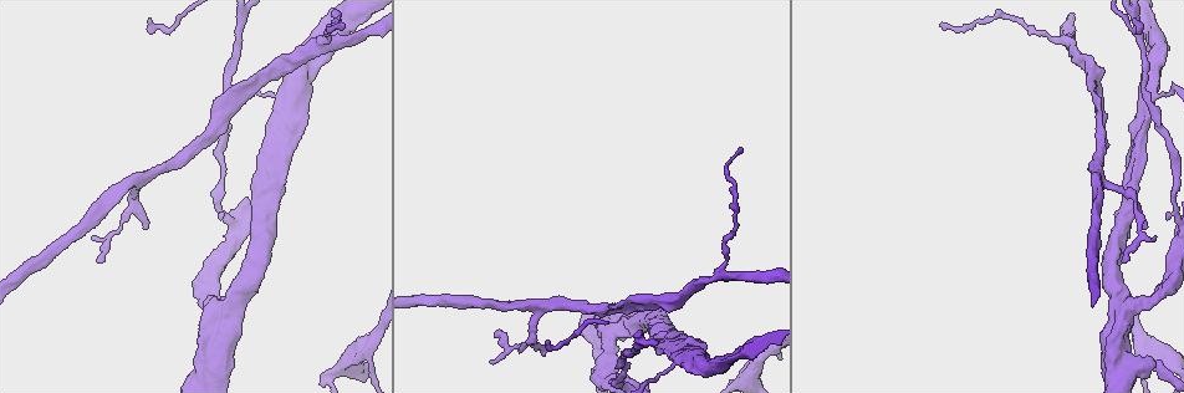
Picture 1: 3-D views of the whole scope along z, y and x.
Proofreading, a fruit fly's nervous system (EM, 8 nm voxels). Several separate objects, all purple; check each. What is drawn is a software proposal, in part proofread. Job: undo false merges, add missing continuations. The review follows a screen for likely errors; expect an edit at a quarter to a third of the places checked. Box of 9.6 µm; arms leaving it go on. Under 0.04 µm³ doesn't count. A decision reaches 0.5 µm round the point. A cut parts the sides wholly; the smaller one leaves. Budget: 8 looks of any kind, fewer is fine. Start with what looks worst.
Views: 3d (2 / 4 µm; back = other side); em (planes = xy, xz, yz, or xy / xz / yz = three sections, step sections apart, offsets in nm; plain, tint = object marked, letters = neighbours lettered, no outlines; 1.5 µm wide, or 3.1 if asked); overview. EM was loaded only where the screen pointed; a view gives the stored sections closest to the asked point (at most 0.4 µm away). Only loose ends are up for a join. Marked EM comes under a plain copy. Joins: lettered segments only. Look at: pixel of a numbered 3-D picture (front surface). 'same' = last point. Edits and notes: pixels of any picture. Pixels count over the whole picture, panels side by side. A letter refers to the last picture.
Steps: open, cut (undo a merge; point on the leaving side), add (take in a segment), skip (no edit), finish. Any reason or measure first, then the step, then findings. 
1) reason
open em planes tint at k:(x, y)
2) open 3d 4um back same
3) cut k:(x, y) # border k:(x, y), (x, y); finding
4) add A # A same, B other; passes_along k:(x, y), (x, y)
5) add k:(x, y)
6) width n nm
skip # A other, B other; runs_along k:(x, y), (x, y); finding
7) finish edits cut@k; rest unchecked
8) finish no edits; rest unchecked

small branch off a trunk
open 3d 4um at 1:(358, 351)

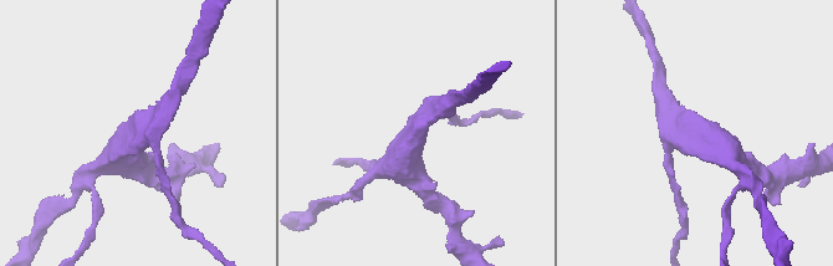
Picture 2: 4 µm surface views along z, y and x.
shape alone is not enough
open em xy step 8 letters at 2:(419, 120)

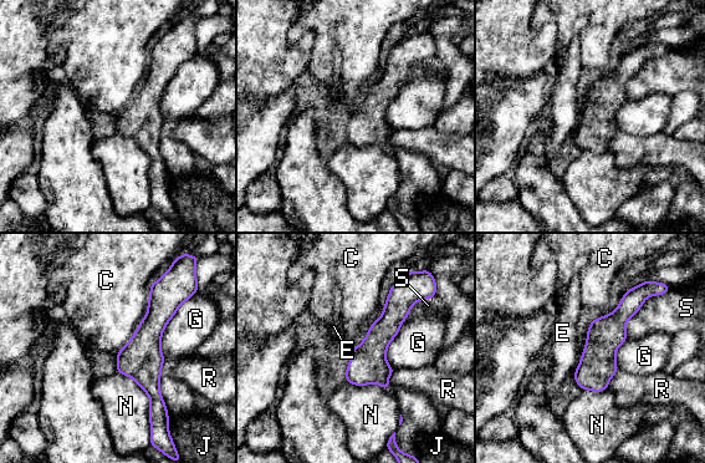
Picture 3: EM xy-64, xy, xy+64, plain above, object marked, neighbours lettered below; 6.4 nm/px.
open em planes letters same

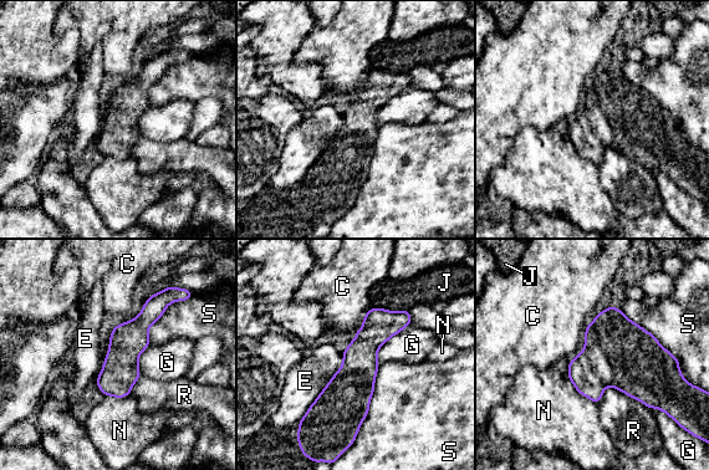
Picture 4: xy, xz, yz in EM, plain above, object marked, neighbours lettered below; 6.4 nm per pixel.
longest_contact S 550 nm
skip # C other, E other, G other, J other, N other, R other, S other; border 4:(342, 353), (341, 367), (299, 423); continuous, no second cell

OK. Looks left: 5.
free end
open 3d 4um at 1:(741, 149)

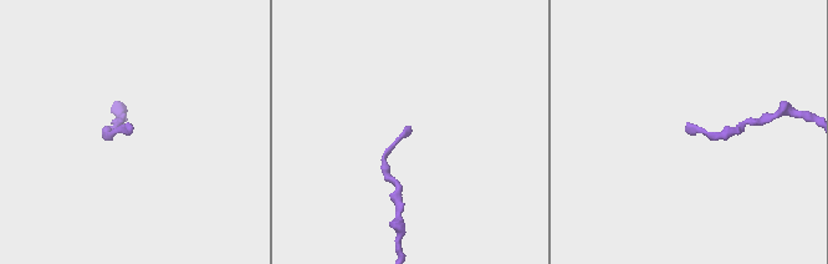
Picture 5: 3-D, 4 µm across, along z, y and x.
open em xz step 4 tint at 5:(130, 123)

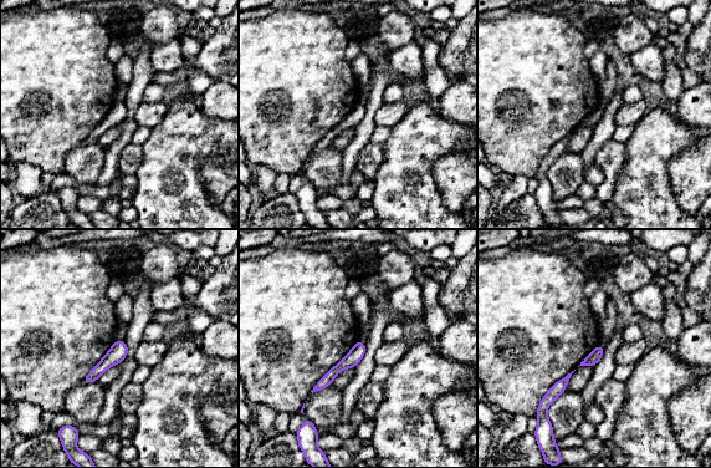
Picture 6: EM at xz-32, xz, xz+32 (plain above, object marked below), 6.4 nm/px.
another direction
open em planes letters same

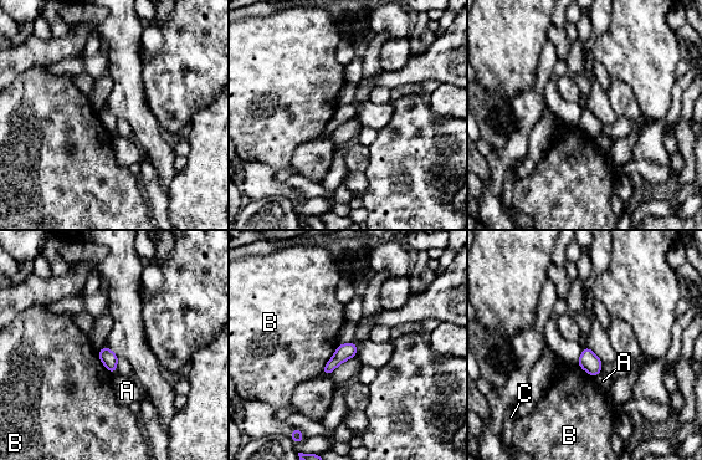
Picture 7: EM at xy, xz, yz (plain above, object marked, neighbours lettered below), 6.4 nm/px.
skip # A other, B other, C other; border 7:(339, 344), (321, 372); no lettered segment goes on from it

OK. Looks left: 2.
finish no edits; rest unchecked

